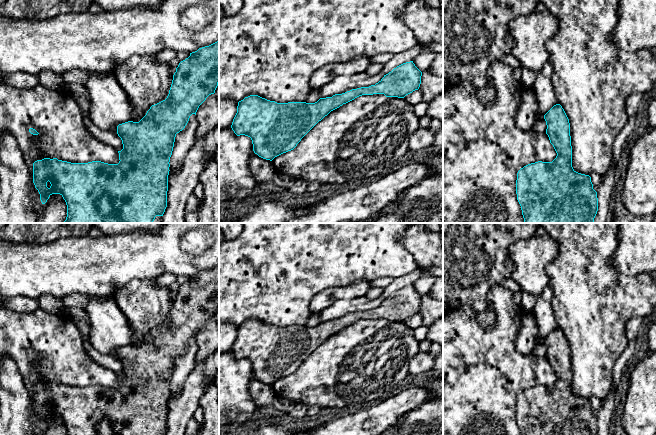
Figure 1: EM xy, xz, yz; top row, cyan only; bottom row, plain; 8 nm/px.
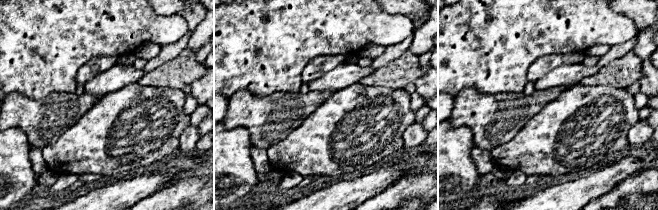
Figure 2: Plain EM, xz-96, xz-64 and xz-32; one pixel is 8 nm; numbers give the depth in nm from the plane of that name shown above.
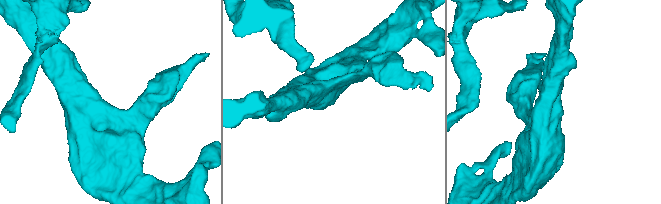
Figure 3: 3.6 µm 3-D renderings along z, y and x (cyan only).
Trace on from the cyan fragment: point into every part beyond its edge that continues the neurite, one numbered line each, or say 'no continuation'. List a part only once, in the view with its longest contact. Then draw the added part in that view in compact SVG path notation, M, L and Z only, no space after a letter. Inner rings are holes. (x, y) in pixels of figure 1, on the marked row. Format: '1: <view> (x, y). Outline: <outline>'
no continuation

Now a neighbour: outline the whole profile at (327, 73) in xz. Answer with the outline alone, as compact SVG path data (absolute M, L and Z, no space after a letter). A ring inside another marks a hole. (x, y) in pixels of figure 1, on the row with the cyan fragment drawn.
M359 56L344 63L330 63L314 72L310 78L310 88L320 89L340 75L362 73L371 65L369 57Z

